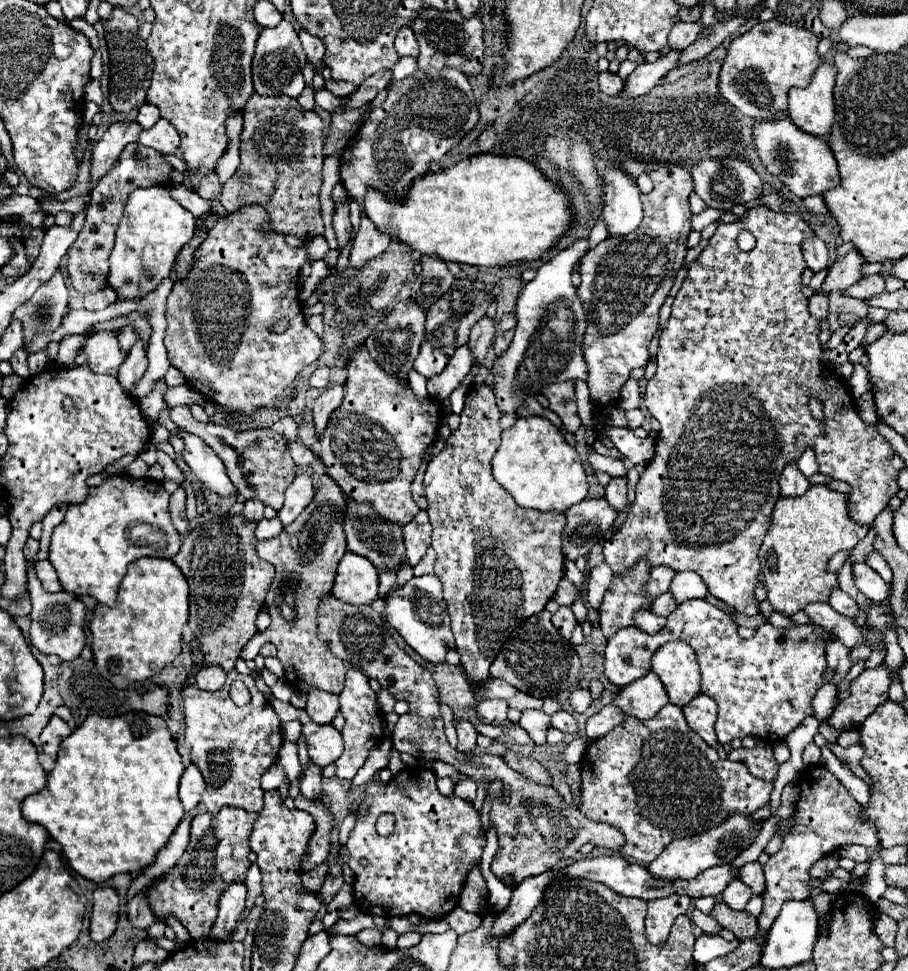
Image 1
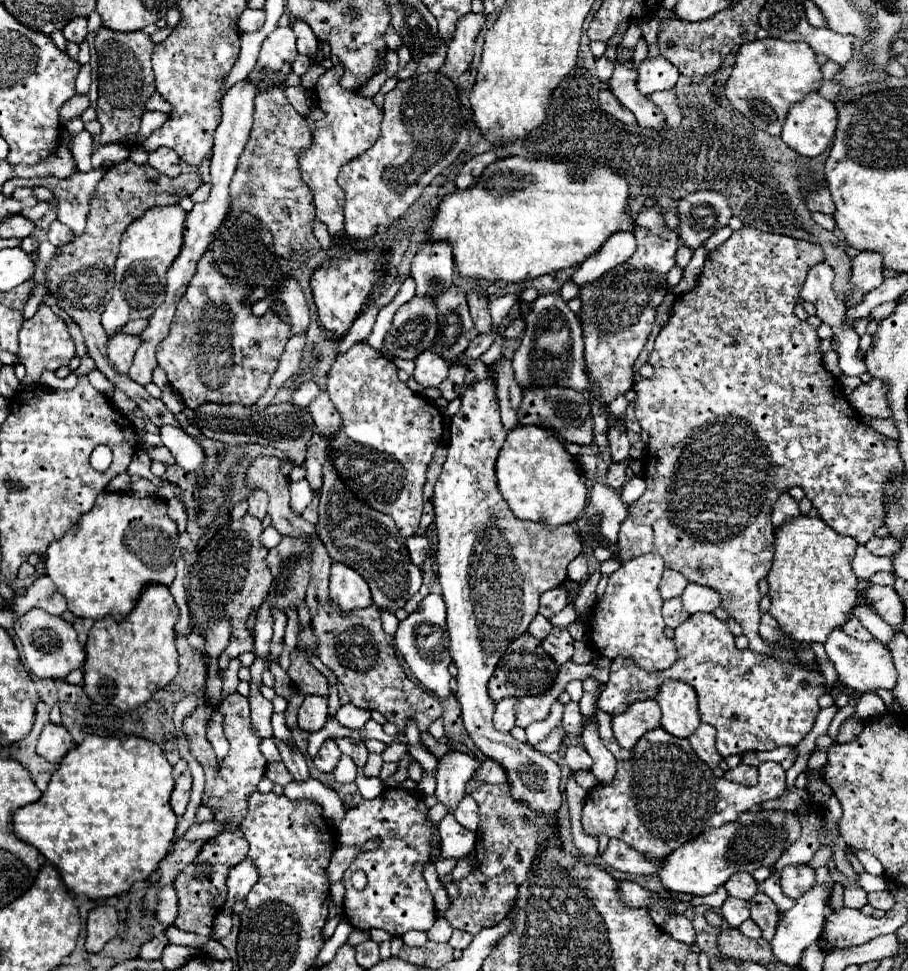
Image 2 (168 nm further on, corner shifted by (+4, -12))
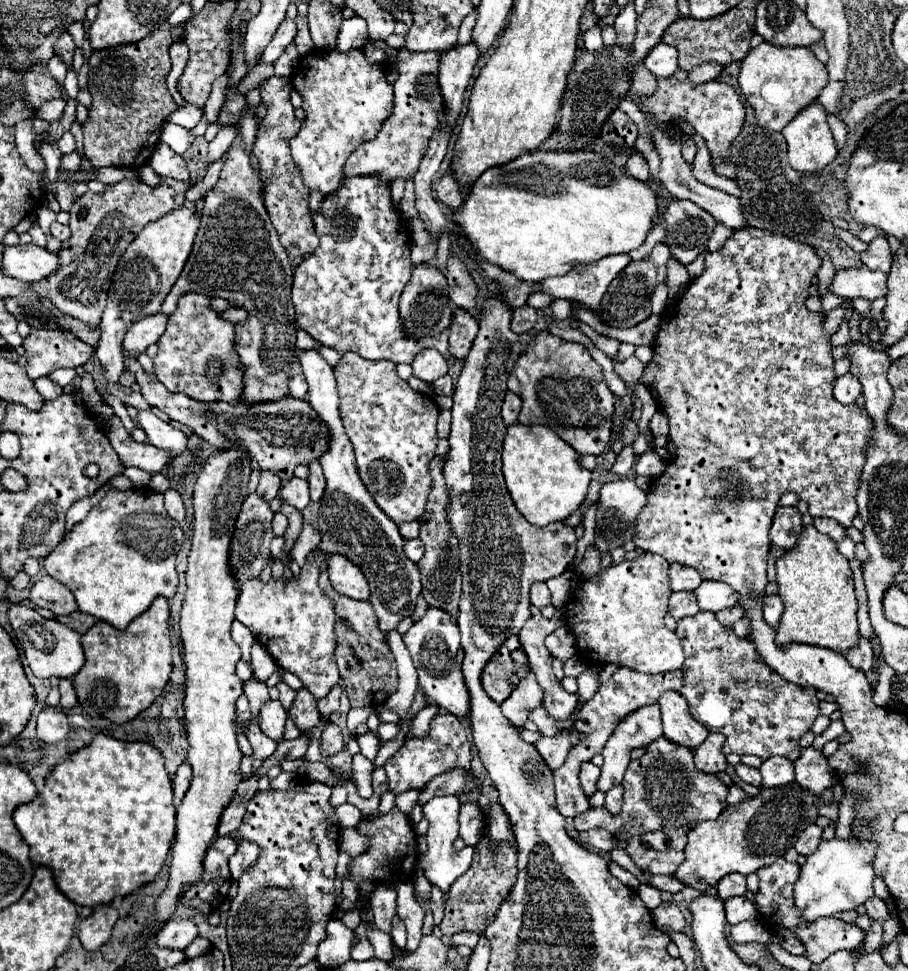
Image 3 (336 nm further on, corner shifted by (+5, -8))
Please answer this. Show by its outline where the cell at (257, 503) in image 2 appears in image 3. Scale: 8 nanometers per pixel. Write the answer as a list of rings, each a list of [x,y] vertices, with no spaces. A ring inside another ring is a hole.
[[[262,470],[260,472],[260,482],[258,482],[258,496],[262,496],[266,502],[270,502],[272,498],[276,498],[276,492],[280,488],[280,478],[274,474],[274,472],[268,472],[268,470]]]

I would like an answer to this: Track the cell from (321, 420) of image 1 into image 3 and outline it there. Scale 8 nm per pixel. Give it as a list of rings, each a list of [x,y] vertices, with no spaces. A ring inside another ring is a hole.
[[[312,460],[312,462],[308,464],[308,468],[310,468],[310,476],[308,476],[308,484],[310,484],[310,500],[318,502],[318,500],[322,498],[324,484],[326,484],[324,474],[322,474],[322,466],[320,466],[318,460]]]

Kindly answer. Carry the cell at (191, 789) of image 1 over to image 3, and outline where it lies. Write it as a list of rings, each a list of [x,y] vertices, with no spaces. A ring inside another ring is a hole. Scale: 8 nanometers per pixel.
[[[184,762],[176,770],[176,776],[174,776],[174,782],[172,782],[172,786],[174,786],[174,806],[178,806],[182,802],[188,786],[190,786],[190,780],[192,780],[192,768],[190,768],[188,762]]]

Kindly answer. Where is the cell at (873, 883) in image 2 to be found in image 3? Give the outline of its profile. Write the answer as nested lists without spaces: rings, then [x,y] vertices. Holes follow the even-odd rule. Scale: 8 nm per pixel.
[[[830,840],[820,842],[820,848],[808,856],[800,868],[800,878],[794,884],[794,904],[802,914],[804,924],[814,924],[822,916],[834,916],[842,910],[858,908],[874,896],[872,858],[876,846],[864,840]]]

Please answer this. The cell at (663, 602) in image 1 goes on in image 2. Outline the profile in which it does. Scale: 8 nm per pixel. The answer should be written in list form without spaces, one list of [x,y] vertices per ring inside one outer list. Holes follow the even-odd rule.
[[[671,598],[671,600],[665,600],[663,604],[663,618],[667,626],[677,628],[679,624],[683,624],[689,618],[689,614],[685,612],[683,602],[679,598]]]

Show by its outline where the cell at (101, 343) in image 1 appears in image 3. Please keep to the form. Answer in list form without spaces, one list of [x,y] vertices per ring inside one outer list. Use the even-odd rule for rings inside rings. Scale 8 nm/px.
[[[154,314],[136,320],[136,324],[126,332],[124,338],[124,352],[128,358],[138,358],[150,344],[154,344],[162,332],[166,330],[166,316],[164,314]]]

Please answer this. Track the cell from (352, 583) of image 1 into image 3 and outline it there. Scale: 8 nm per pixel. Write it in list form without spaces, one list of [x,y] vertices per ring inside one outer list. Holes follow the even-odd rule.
[[[332,554],[328,560],[330,584],[336,592],[352,598],[352,600],[368,600],[368,582],[356,564],[352,564],[346,556]]]

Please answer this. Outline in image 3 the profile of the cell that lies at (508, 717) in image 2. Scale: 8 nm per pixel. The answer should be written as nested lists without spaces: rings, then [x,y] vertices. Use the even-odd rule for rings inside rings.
[[[528,672],[514,688],[514,692],[500,704],[500,708],[502,708],[502,714],[514,726],[524,726],[524,722],[528,720],[528,712],[536,708],[536,704],[540,706],[542,700],[544,700],[544,692],[536,682],[534,672]]]

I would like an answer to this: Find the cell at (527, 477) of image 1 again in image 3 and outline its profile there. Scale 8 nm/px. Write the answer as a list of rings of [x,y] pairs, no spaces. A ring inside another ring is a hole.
[[[508,426],[502,452],[502,472],[508,492],[518,512],[534,526],[548,526],[566,520],[580,508],[590,484],[590,470],[580,463],[580,454],[564,444],[550,428],[544,426]]]

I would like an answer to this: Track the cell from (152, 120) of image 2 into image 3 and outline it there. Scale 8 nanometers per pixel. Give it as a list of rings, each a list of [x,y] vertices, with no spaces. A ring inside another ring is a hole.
[[[184,104],[184,108],[174,110],[166,120],[172,124],[178,124],[178,126],[184,126],[184,128],[194,128],[196,122],[200,120],[200,116],[202,116],[202,110],[198,110],[196,106]]]

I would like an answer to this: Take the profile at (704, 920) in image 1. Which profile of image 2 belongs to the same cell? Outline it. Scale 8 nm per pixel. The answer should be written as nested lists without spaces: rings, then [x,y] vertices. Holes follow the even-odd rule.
[[[673,912],[663,924],[661,928],[671,934],[675,940],[679,942],[685,942],[685,944],[693,944],[695,942],[695,930],[693,930],[693,924],[691,920],[685,916],[685,914],[677,914]]]

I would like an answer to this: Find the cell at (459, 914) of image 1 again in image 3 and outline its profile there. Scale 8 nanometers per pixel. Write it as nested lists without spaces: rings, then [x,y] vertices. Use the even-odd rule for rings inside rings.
[[[458,932],[458,934],[452,936],[452,944],[454,944],[454,946],[466,944],[466,946],[474,948],[476,942],[478,942],[478,938],[480,938],[480,934],[474,934],[474,932]]]

